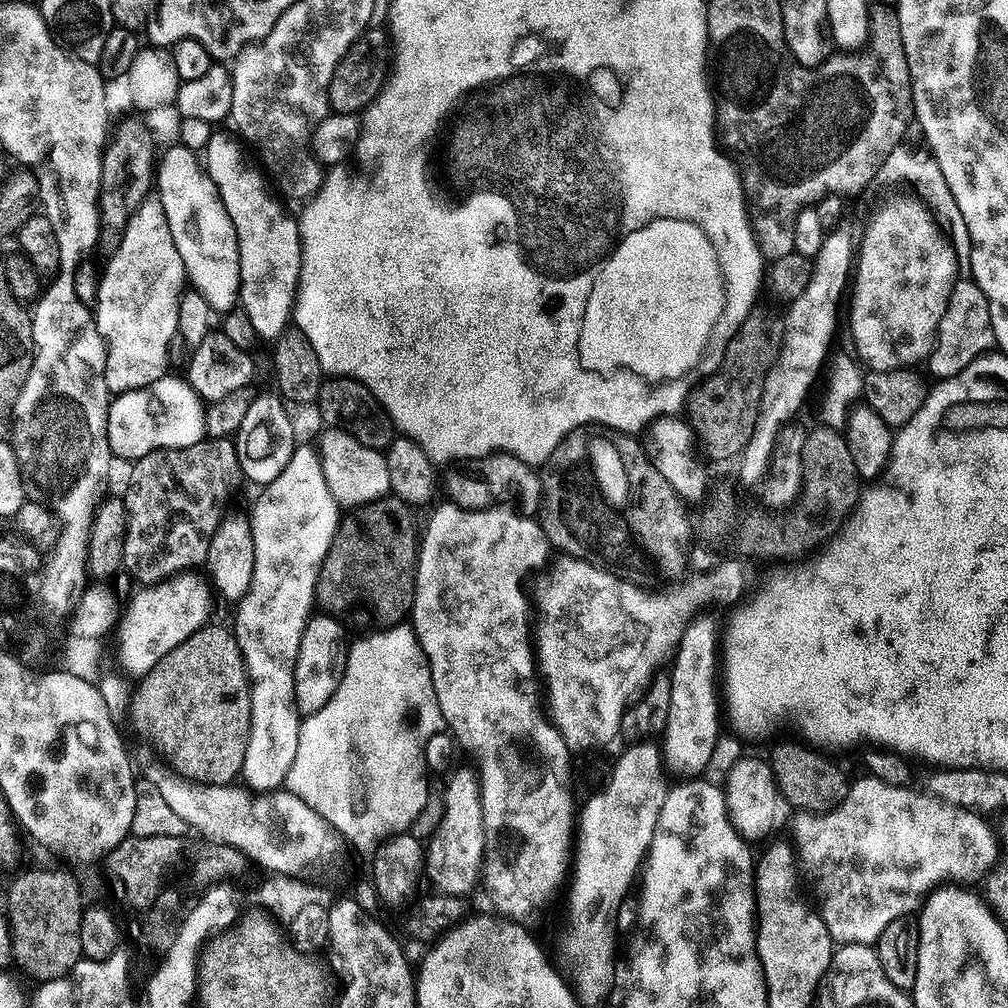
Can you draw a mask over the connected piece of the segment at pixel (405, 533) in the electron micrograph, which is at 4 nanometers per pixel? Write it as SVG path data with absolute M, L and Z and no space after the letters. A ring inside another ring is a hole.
M391 494L384 495L379 500L370 501L368 504L349 507L347 511L340 517L340 524L336 528L334 534L334 542L330 542L330 550L326 554L326 558L320 567L320 577L316 583L316 599L329 613L341 614L349 608L362 623L368 624L373 629L390 628L394 624L401 623L409 615L412 607L412 581L416 571L416 554L418 551L418 524L416 528L416 516L412 513L413 505L409 501L400 499L399 496Z

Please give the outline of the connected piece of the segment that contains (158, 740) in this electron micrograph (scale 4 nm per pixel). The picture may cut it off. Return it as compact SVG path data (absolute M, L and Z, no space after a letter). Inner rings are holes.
M208 622L196 632L190 634L184 642L174 646L172 650L144 676L139 677L136 693L132 696L132 720L156 743L157 748L166 761L169 768L172 768L180 776L187 780L193 780L195 784L218 784L221 786L231 785L232 779L237 779L242 770L242 762L246 758L246 744L250 734L250 686L248 685L248 671L244 665L242 654L238 650L238 642L231 631L219 628L214 622Z

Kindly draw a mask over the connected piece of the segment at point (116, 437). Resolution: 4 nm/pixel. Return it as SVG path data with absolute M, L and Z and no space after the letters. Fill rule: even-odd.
M166 374L150 386L115 395L110 401L106 442L115 459L135 462L160 448L185 449L205 437L206 406L187 379Z

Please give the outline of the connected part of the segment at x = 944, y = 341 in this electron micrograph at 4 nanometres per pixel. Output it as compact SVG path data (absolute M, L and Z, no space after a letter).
M971 278L959 280L949 287L948 299L944 301L944 310L936 324L934 343L926 357L926 365L928 364L928 372L932 378L958 374L969 362L985 355L994 344L988 303L982 290Z

